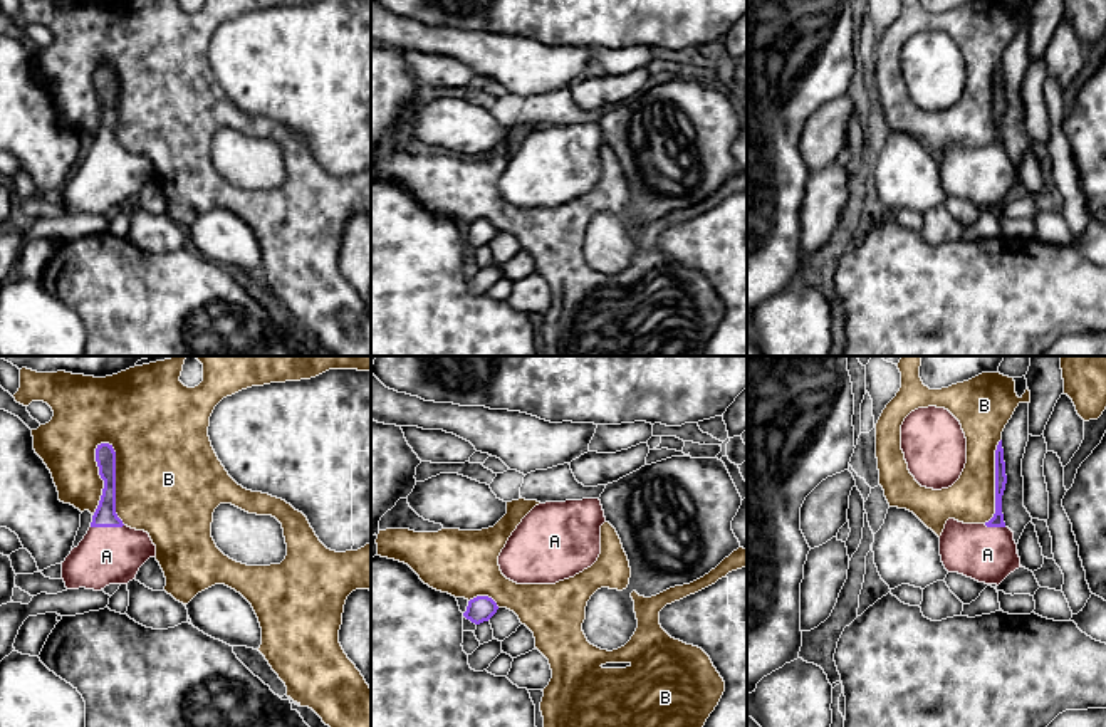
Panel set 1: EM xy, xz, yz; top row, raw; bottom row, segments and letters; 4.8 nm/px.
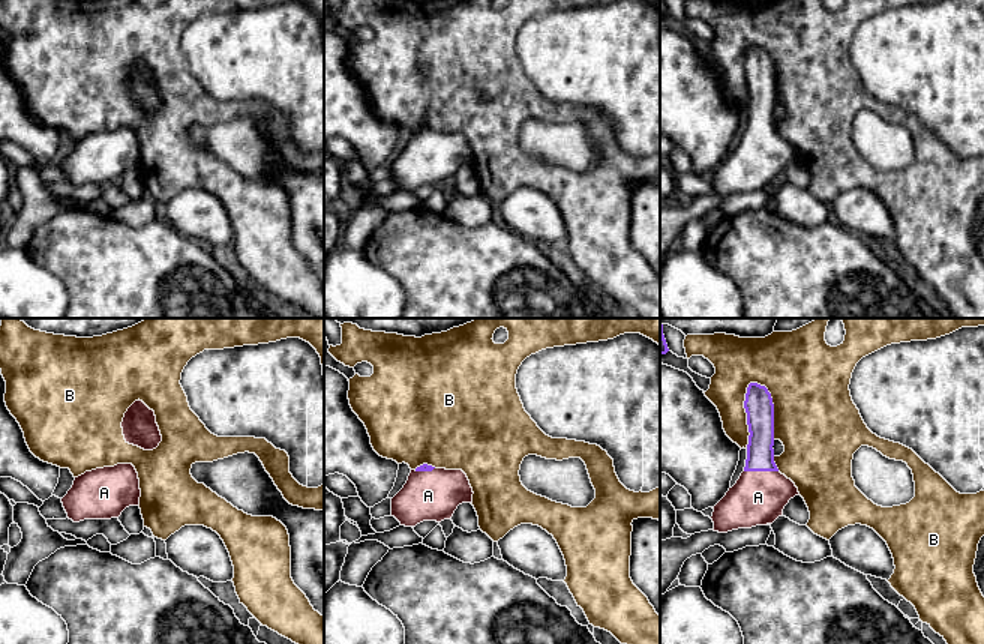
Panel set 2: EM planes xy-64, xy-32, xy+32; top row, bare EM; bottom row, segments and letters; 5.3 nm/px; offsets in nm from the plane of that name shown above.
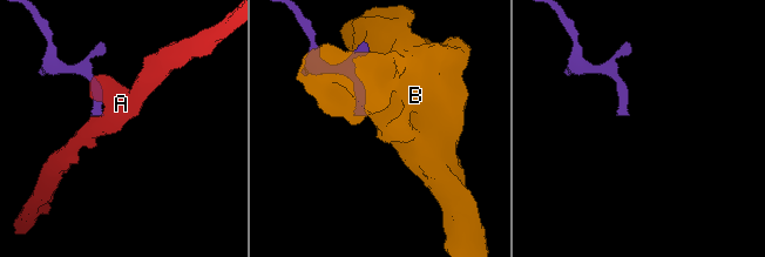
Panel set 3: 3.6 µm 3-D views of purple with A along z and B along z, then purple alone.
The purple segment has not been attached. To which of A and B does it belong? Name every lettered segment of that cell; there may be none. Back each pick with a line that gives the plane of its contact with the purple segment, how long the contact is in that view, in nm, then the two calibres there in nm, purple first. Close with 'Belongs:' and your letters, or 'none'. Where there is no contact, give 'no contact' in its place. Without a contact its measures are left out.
A: contact in xy; length 160 nm; calibres 110 and 280 nm
Belongs: A

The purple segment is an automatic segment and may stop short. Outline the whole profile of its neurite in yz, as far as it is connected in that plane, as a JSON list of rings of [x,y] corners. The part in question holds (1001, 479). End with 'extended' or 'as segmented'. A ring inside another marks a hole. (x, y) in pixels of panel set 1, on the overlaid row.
[[[1000,440],[995,450],[995,514],[985,524],[947,520],[940,536],[940,556],[948,573],[999,586],[1010,573],[1022,567],[1014,532],[1004,522],[1002,495],[1005,484]]]; extended

